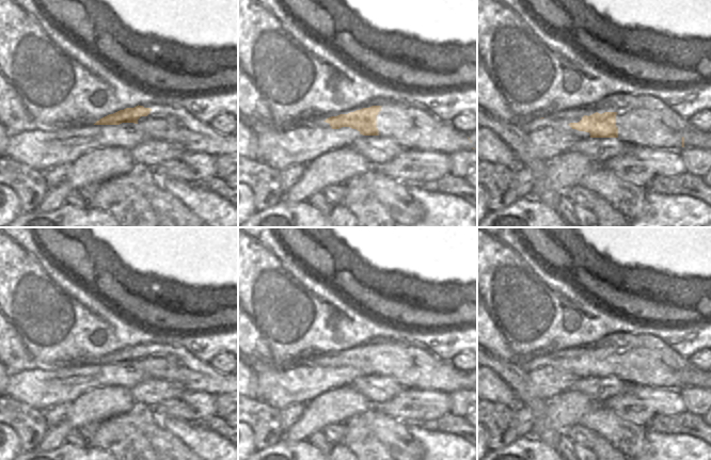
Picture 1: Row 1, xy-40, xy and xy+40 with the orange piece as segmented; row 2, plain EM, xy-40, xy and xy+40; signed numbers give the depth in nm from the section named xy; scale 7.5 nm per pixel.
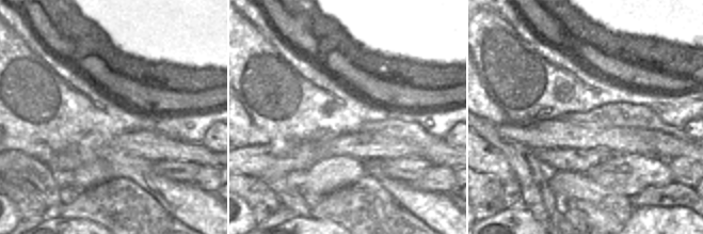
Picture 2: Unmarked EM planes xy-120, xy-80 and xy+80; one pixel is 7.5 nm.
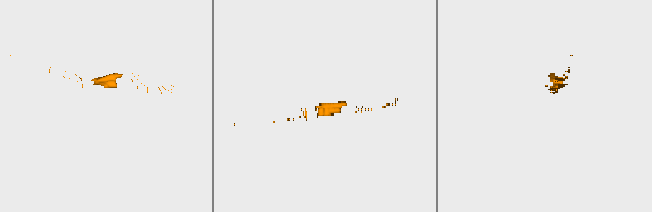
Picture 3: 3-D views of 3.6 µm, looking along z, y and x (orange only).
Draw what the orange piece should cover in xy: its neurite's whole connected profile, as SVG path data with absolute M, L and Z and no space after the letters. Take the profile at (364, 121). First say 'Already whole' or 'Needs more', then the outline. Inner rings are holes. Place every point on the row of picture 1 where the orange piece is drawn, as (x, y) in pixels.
Needs more. M372 106L325 121L332 129L350 127L363 136L391 138L404 148L451 155L475 149L467 133L411 106Z

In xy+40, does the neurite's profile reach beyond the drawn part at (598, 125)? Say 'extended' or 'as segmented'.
extended

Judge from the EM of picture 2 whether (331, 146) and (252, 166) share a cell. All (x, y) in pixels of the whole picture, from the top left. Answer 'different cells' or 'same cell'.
same cell

